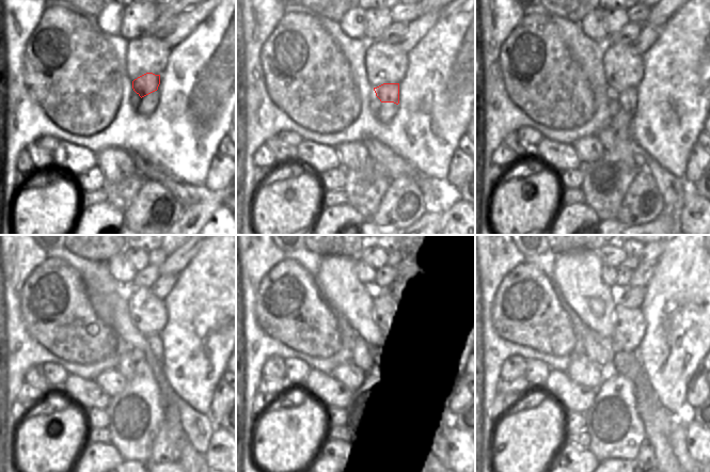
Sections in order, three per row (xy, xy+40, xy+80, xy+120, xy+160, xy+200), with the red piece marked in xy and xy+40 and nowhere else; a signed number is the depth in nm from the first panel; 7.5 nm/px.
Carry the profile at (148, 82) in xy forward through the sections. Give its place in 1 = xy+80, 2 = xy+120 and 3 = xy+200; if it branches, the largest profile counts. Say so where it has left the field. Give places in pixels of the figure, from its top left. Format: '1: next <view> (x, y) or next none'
1: next xy+80 (628, 98)
2: next xy+120 (153, 354)
3: next xy+200 (658, 421)

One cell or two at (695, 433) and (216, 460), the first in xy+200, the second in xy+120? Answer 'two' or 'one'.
one

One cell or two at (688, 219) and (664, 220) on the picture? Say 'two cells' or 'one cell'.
two cells

